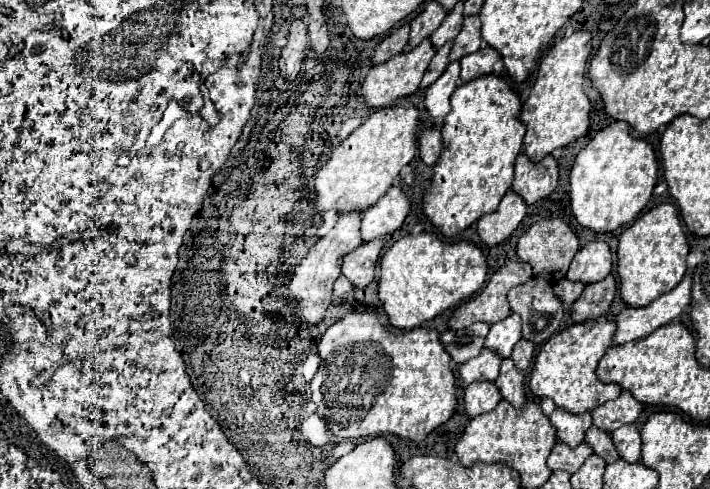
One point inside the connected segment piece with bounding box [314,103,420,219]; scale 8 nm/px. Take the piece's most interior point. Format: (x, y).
(364, 166)

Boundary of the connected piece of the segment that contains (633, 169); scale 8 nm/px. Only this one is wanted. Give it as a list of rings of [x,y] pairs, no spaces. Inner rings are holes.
[[[614,121],[598,131],[576,155],[570,169],[570,209],[574,219],[596,233],[610,233],[634,221],[648,205],[658,183],[658,161],[644,139],[632,139],[630,127]]]

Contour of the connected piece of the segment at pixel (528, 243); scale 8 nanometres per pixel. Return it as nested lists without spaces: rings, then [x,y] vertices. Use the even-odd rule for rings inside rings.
[[[554,217],[554,219],[542,219],[542,221],[534,223],[520,237],[516,253],[518,253],[520,261],[532,265],[532,271],[536,277],[544,277],[546,281],[550,281],[550,285],[554,285],[566,275],[566,271],[568,271],[578,249],[580,249],[578,237],[572,233],[572,229],[560,217]]]

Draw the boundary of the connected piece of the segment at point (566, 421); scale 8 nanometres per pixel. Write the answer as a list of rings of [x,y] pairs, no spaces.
[[[556,409],[550,415],[550,421],[552,427],[556,429],[556,439],[566,443],[568,447],[578,447],[584,441],[586,429],[592,425],[590,413],[572,415],[572,413],[564,413],[562,409]]]

